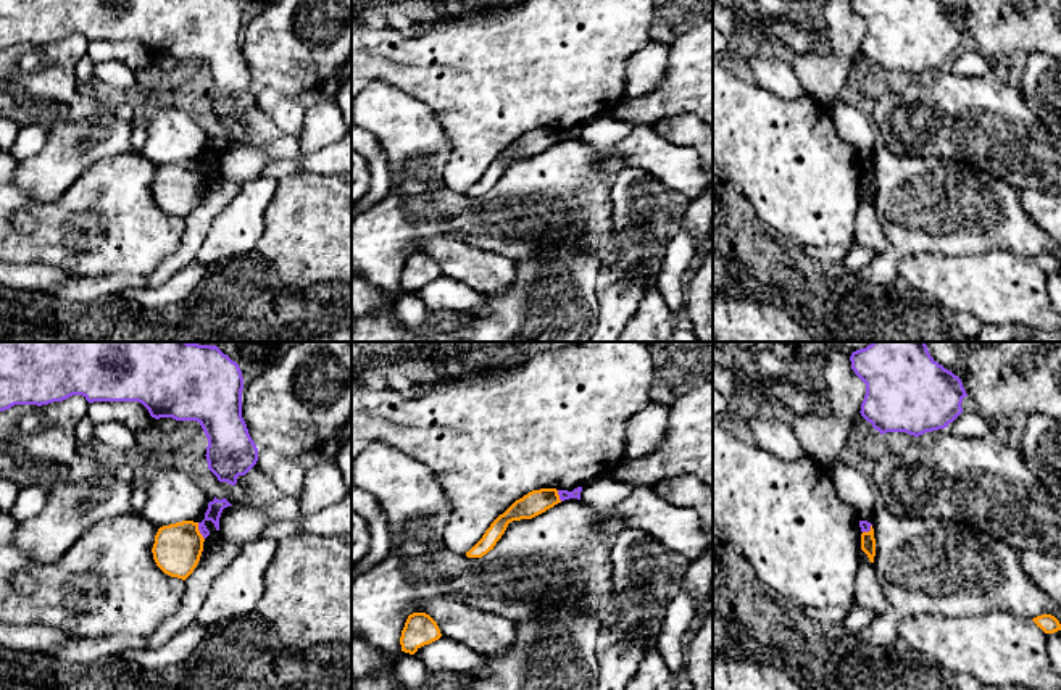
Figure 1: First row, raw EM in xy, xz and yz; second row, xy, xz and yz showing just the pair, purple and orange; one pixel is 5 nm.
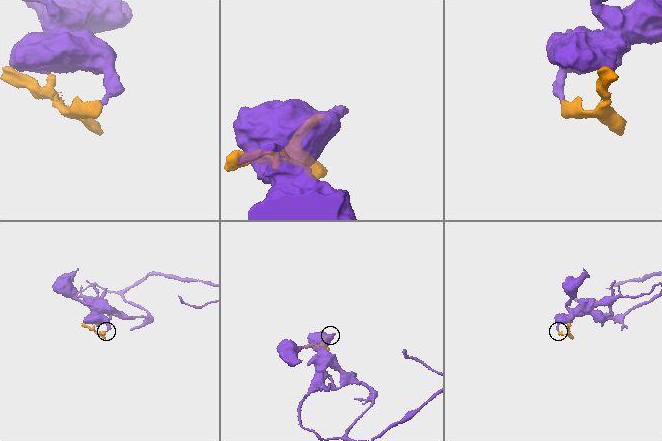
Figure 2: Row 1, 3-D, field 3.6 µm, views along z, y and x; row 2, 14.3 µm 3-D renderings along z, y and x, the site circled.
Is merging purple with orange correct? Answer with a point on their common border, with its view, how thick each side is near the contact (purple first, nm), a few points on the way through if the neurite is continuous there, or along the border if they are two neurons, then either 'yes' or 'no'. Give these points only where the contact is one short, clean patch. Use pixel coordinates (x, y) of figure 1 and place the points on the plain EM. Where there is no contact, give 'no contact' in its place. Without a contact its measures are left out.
contact xy (199, 168); calibres 80 and 240 nm; no

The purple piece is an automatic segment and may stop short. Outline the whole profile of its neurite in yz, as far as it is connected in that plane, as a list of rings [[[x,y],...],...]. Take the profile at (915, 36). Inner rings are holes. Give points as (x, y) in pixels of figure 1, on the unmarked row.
[[[851,0],[851,8],[866,23],[861,55],[876,69],[906,71],[919,76],[948,66],[961,52],[967,35],[963,21],[937,0]]]

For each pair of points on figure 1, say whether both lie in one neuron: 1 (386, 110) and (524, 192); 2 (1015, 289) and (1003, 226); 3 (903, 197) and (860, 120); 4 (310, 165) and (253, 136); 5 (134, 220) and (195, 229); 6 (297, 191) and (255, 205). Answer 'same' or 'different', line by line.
1: same
2: different
3: different
4: same
5: different
6: different

